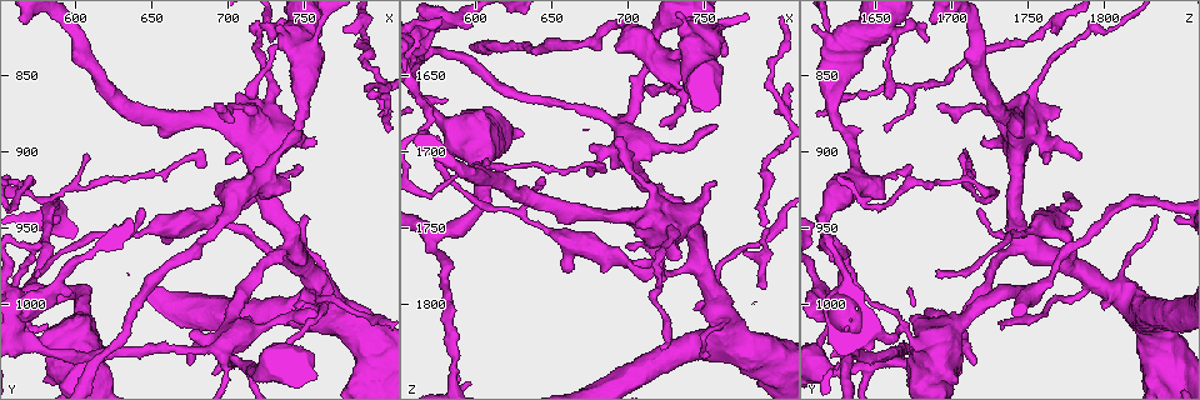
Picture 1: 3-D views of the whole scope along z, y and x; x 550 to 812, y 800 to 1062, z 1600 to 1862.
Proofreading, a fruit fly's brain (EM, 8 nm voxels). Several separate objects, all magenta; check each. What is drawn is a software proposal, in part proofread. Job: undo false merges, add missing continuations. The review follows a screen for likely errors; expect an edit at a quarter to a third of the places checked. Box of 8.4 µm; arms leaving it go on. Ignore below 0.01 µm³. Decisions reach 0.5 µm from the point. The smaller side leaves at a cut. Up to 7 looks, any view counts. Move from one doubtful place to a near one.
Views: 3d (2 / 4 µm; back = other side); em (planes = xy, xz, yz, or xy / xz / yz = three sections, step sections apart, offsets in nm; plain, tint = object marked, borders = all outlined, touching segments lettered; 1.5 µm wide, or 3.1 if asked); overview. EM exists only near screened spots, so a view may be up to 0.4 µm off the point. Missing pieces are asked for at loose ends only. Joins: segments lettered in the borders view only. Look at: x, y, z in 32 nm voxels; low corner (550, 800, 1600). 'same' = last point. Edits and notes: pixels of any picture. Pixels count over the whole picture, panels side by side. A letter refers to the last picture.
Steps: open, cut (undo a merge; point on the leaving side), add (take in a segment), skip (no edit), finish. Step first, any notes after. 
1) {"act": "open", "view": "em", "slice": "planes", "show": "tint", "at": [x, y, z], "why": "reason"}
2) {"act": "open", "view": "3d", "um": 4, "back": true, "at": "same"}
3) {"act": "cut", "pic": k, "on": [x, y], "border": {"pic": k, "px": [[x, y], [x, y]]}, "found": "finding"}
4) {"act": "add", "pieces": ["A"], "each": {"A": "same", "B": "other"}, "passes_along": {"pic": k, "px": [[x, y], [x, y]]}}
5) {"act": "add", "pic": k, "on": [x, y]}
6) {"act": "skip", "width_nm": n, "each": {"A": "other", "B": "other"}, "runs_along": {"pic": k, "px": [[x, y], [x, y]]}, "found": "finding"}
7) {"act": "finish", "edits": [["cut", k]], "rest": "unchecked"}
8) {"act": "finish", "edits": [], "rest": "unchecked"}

{"act": "open", "view": "3d", "um": 2, "at": [606, 902, 1706], "why": "branch stops here"}

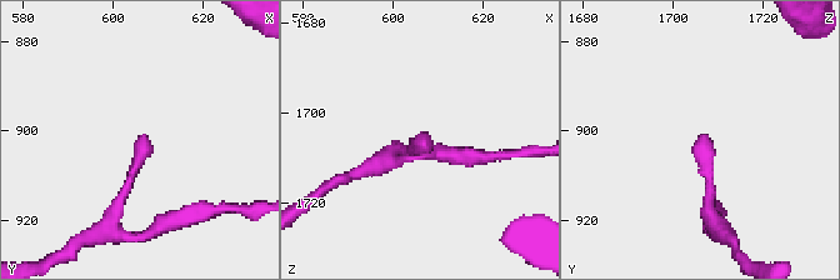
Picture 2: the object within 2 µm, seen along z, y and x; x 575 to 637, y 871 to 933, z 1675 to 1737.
{"act": "open", "view": "em", "slice": "planes", "show": "tint", "at": [607, 901, 1705]}

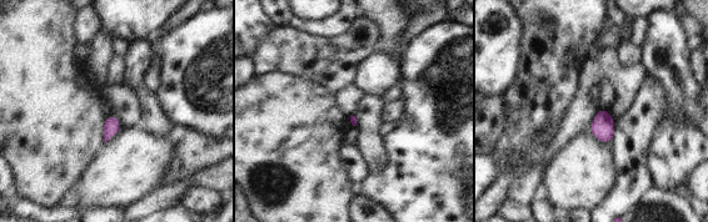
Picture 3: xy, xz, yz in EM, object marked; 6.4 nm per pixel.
{"act": "open", "view": "em", "slice": "planes", "show": "borders", "at": "same"}

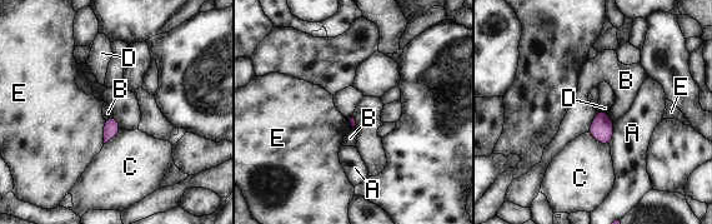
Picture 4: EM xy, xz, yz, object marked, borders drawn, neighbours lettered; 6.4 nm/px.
{"act": "skip", "longest_contact_nm": ["C", 160], "each": {"A": "other", "B": "other", "C": "other", "D": "other", "E": "other"}, "border": {"pic": 4, "px": [[597, 112], [587, 130]]}, "found": "none of them fits"}

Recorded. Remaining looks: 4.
{"act": "open", "view": "em", "slice": "xz", "step": 8, "show": "borders", "at": [732, 872, 1770], "why": "free end"}

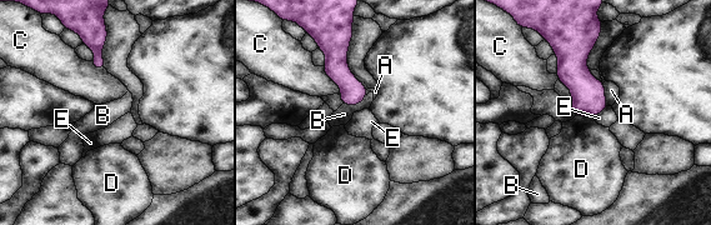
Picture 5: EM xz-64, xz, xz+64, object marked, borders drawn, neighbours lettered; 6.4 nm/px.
{"act": "open", "view": "em", "slice": "planes", "show": "borders", "at": "same"}

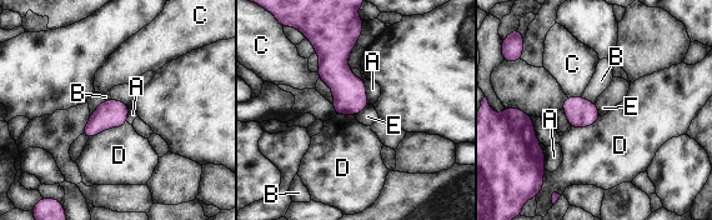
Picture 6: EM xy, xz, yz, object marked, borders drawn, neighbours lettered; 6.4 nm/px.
{"act": "skip", "each": {"A": "other", "B": "other", "C": "other", "D": "other", "E": "other"}, "border": {"pic": 6, "px": [[369, 104], [354, 115]]}, "found": "no lettered segment goes on from it"}

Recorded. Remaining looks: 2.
{"act": "open", "view": "em", "um": 3.1, "slice": "planes", "show": "borders", "at": [740, 820, 1658], "why": "thin arm on a thick one"}

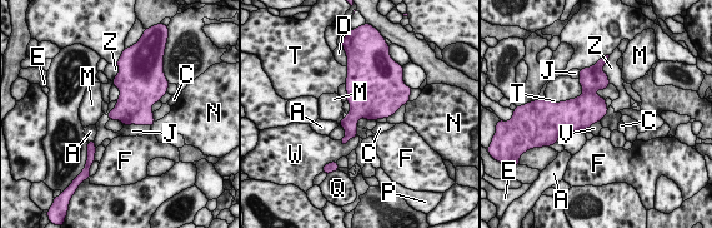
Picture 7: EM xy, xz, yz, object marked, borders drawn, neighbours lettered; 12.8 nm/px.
{"act": "skip", "each": {"A": "other", "C": "other", "D": "other", "E": "other", "F": "other", "J": "other", "M": "other", "N": "other", "P": "other", "Q": "other", "T": "other", "V": "other", "W": "other", "Z": "other"}, "border": {"pic": 7, "px": [[603, 72], [610, 83]]}, "found": "one cell here"}

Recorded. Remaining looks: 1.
{"act": "finish", "edits": [], "rest": "unchecked"}

